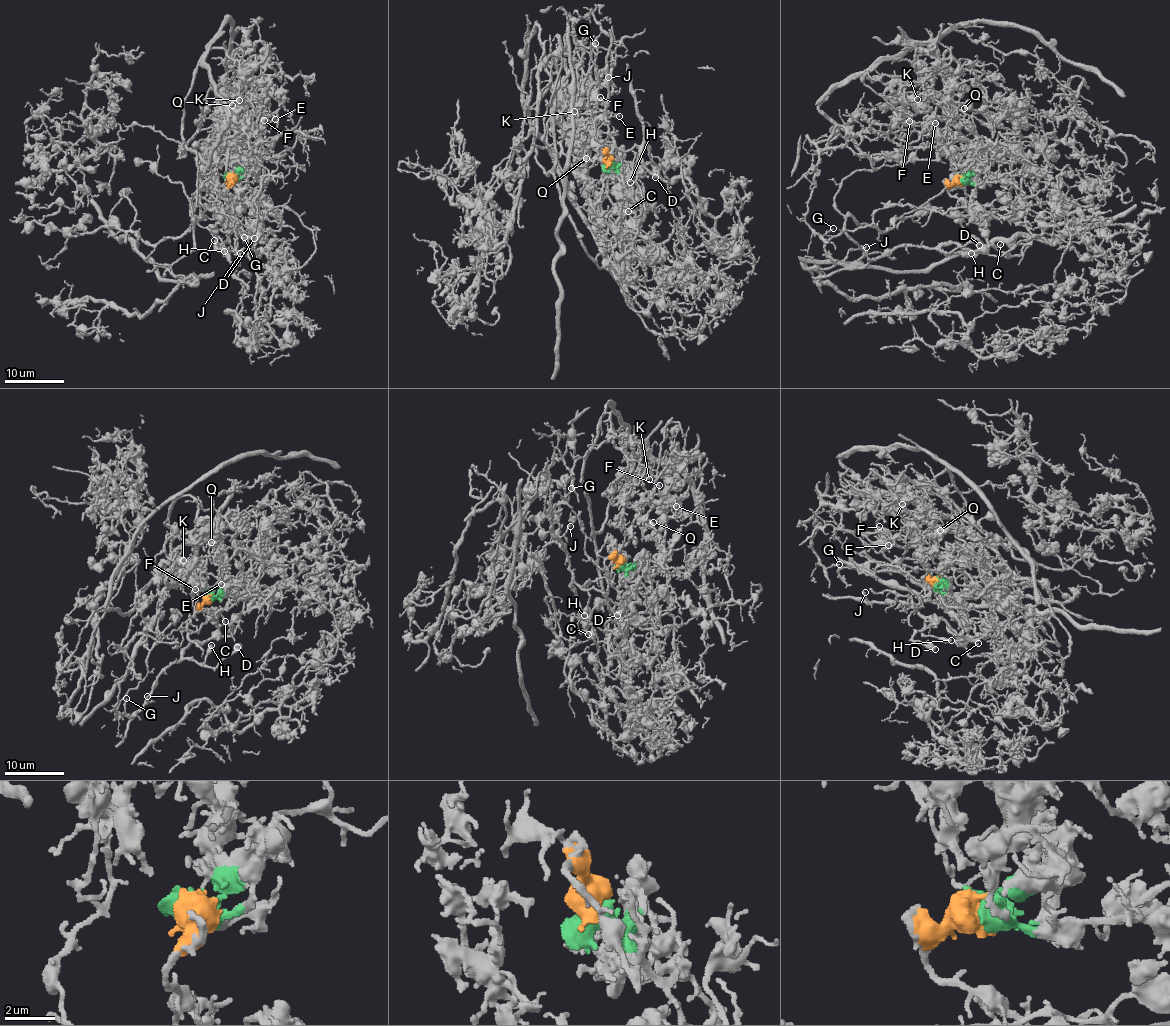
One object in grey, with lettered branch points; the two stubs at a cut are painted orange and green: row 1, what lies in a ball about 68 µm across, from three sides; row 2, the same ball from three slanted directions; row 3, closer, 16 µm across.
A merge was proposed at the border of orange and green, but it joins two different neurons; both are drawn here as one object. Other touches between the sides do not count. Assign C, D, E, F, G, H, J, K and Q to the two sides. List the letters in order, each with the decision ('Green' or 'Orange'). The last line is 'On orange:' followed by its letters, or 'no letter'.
C: Orange
D: Orange
E: Green
F: Green
G: Green
H: Orange
J: Orange
K: Green
Q: Green
On orange: C, D, H, J

